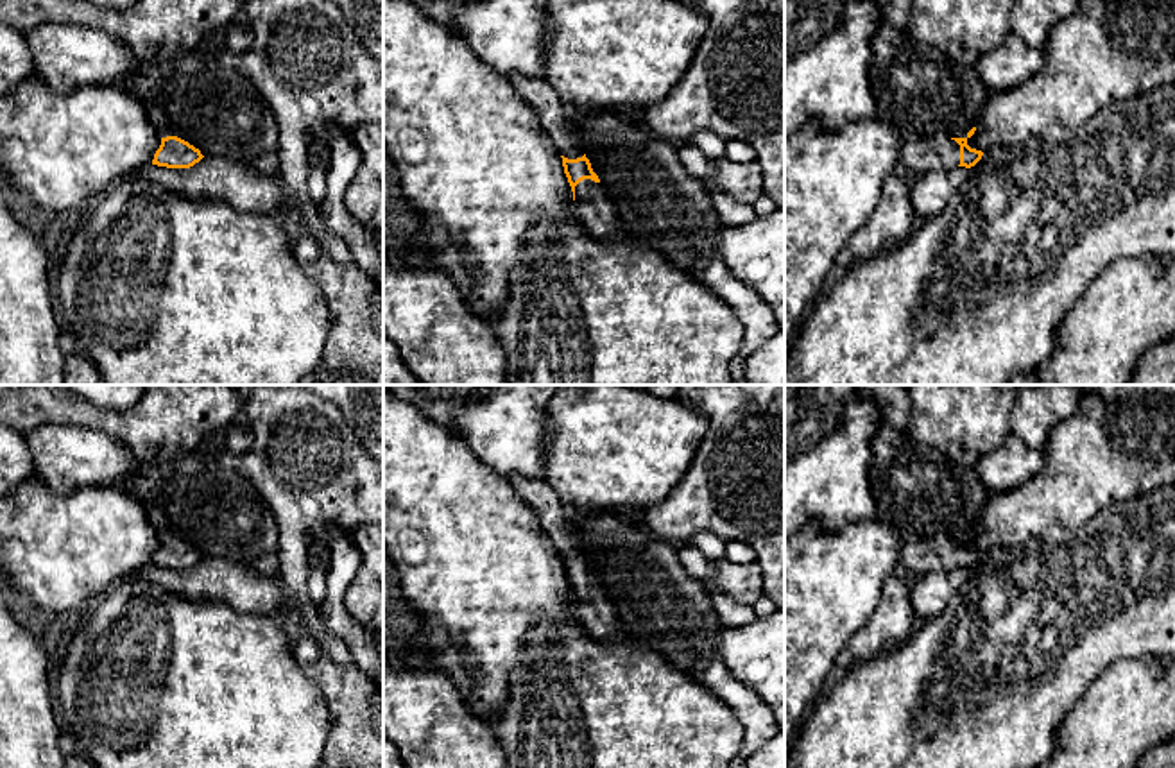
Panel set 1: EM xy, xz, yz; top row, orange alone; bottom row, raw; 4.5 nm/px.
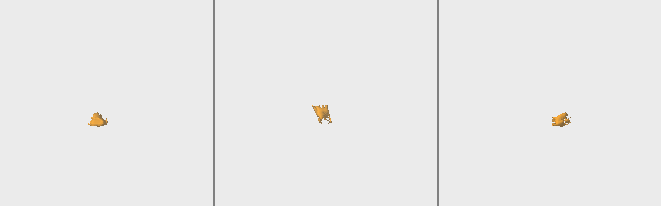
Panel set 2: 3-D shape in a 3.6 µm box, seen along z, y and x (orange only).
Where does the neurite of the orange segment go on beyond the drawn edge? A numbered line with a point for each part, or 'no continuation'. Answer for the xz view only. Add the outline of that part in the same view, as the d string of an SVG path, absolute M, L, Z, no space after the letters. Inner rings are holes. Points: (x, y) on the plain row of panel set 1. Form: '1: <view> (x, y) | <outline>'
1: xz (556, 518) | M509 476L518 496L534 510L541 530L548 535L561 557L584 557L573 508L566 505L545 478Z
2: xz (595, 613) | M584 580L575 587L575 609L580 625L604 644L627 643L629 634L618 623L613 603L600 584Z

